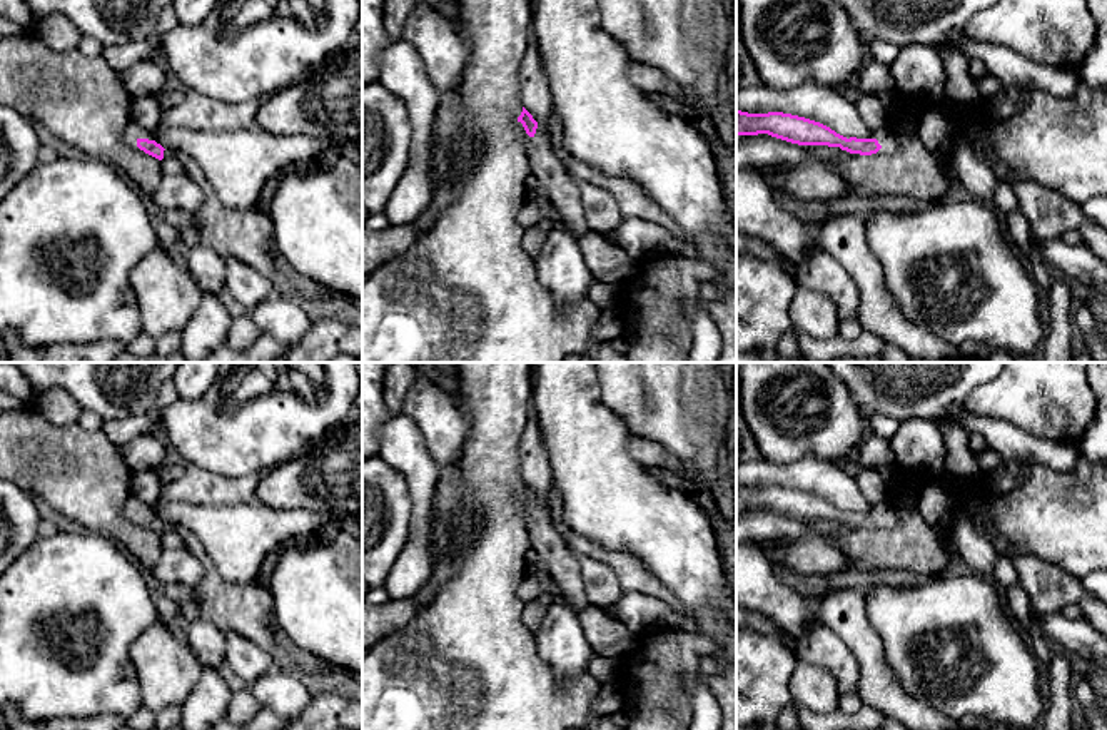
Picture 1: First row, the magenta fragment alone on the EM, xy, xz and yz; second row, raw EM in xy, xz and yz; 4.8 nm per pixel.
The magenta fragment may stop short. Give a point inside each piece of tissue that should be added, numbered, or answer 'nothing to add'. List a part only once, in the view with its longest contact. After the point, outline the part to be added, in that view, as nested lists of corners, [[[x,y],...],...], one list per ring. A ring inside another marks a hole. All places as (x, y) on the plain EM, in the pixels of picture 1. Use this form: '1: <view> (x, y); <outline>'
1: xz (558, 560); [[[536,503],[533,511],[524,513],[533,550],[538,551],[543,568],[558,586],[558,596],[566,596],[579,613],[591,603],[584,593],[581,566],[566,540],[556,531],[546,503]]]

